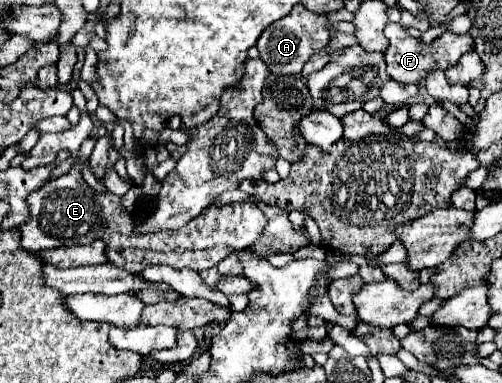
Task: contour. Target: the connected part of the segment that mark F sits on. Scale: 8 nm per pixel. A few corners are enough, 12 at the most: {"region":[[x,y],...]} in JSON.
{"region":[[389,24],[389,76],[417,84],[475,48],[473,36],[445,32],[431,44]]}

